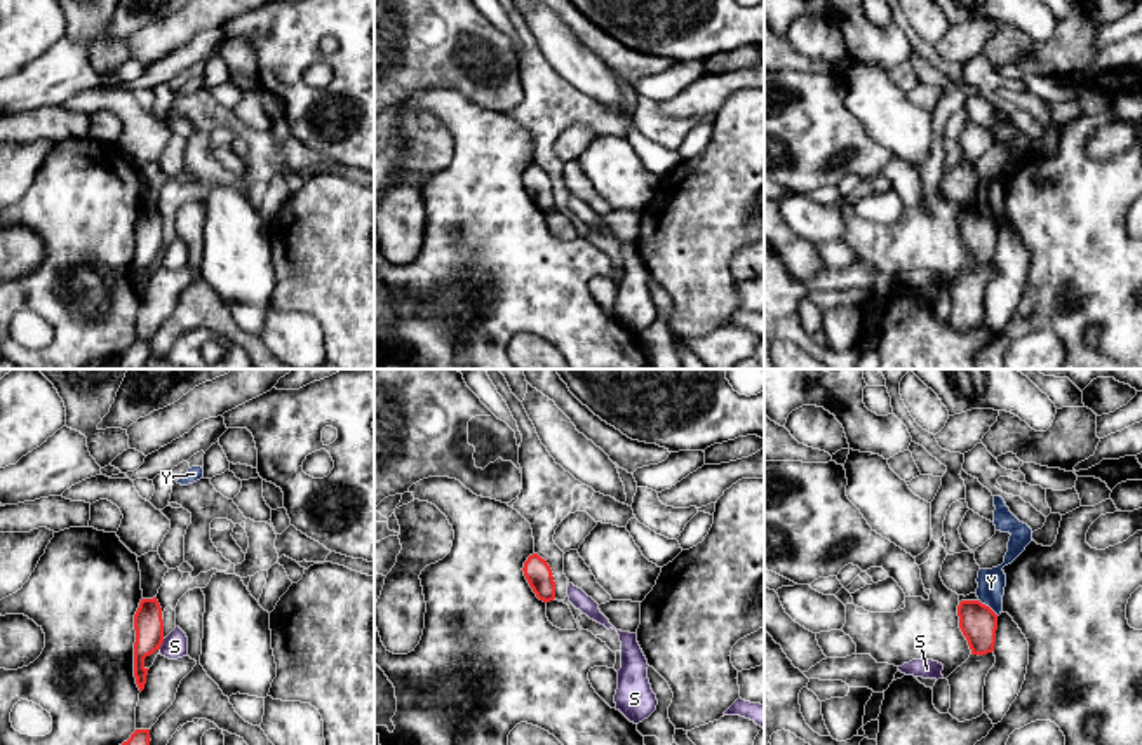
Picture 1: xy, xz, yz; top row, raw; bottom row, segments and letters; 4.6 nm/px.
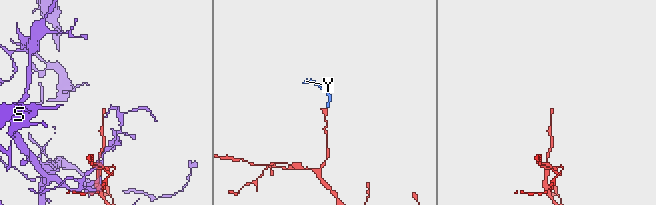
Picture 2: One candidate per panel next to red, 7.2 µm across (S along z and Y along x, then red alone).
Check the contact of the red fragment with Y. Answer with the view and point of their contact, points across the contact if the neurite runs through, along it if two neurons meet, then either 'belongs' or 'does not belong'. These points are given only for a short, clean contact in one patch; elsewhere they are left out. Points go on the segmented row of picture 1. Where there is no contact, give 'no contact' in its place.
yz (987, 606) | along yz (979, 599), (998, 615) | does not belong

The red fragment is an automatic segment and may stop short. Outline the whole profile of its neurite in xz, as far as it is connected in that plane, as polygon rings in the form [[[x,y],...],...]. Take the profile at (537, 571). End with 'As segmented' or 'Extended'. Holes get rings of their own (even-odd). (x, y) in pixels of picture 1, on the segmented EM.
[[[538,554],[529,555],[522,571],[540,601],[550,602],[555,599],[555,581],[552,576],[554,573],[545,559],[541,559]]]. As segmented

